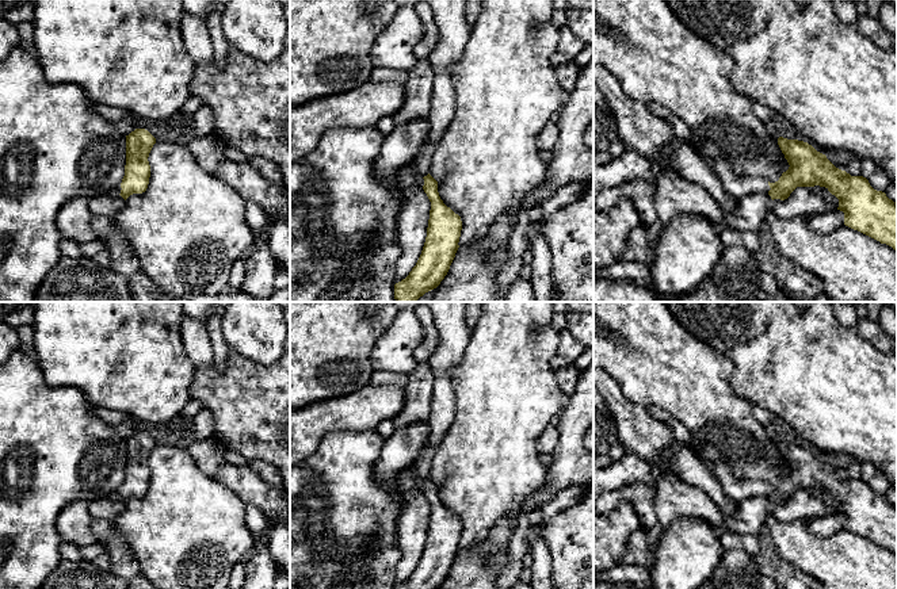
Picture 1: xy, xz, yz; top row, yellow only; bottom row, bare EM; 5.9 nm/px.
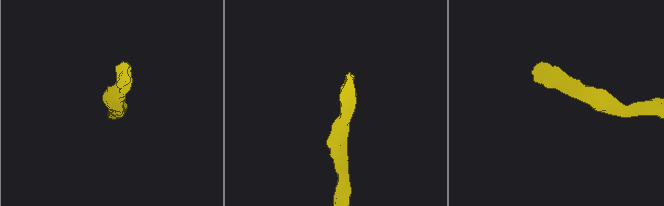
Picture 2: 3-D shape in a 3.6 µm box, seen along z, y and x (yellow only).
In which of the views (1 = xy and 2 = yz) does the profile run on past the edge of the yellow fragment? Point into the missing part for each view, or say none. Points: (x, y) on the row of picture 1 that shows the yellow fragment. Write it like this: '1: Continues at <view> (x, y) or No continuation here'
1: No continuation here
2: No continuation here

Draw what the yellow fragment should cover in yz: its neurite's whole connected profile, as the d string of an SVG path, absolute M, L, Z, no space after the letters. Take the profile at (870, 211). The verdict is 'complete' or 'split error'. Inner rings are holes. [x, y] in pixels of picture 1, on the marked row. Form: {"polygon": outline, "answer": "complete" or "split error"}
{"polygon": "M779 137L778 145L790 167L778 181L768 181L771 188L768 195L772 200L787 199L797 187L825 187L839 199L837 210L844 213L846 226L897 250L897 202L889 199L885 192L874 190L866 177L851 176L846 171L836 168L825 154L817 152L808 142Z", "answer": "complete"}

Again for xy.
{"polygon": "M135 129L126 135L126 165L119 194L125 200L146 191L150 177L148 157L154 144L156 138L145 129Z", "answer": "complete"}

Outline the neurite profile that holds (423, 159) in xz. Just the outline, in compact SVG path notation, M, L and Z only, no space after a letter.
M427 144L415 156L412 164L406 164L394 173L393 186L401 194L401 210L397 215L397 242L402 248L401 257L396 261L394 284L405 279L416 265L427 237L431 202L423 190L424 176L430 173L430 165L436 145Z

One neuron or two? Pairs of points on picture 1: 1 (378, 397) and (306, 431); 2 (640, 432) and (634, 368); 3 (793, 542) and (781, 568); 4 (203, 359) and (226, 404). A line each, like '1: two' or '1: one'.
1: one
2: two
3: two
4: two

